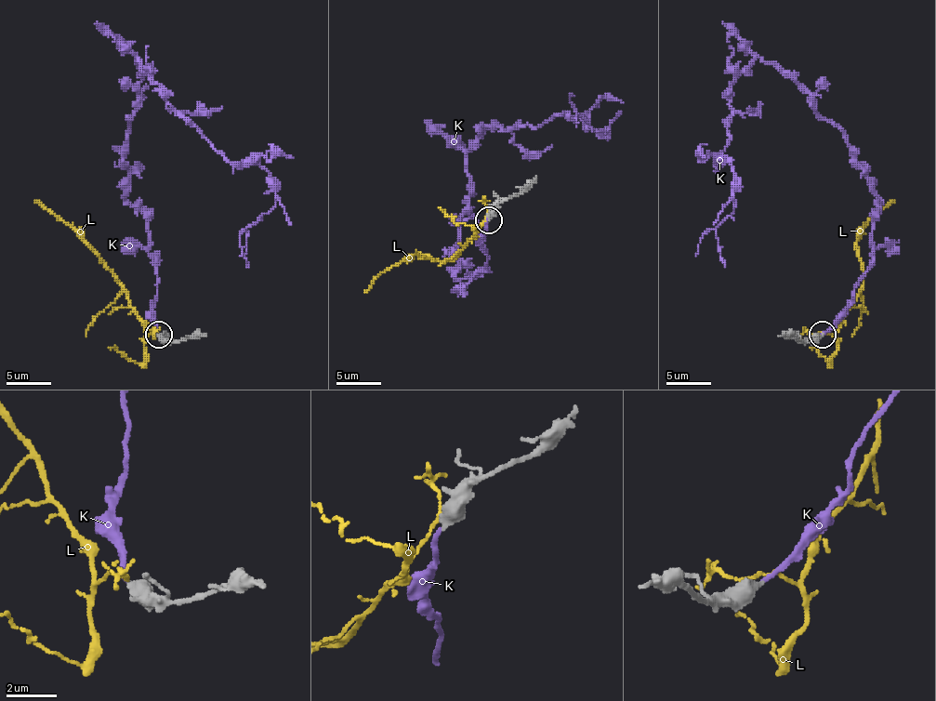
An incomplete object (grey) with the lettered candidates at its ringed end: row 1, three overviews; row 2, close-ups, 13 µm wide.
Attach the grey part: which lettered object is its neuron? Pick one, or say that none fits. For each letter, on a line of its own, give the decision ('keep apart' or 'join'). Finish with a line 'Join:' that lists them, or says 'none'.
K: join
L: keep apart
Join: K

